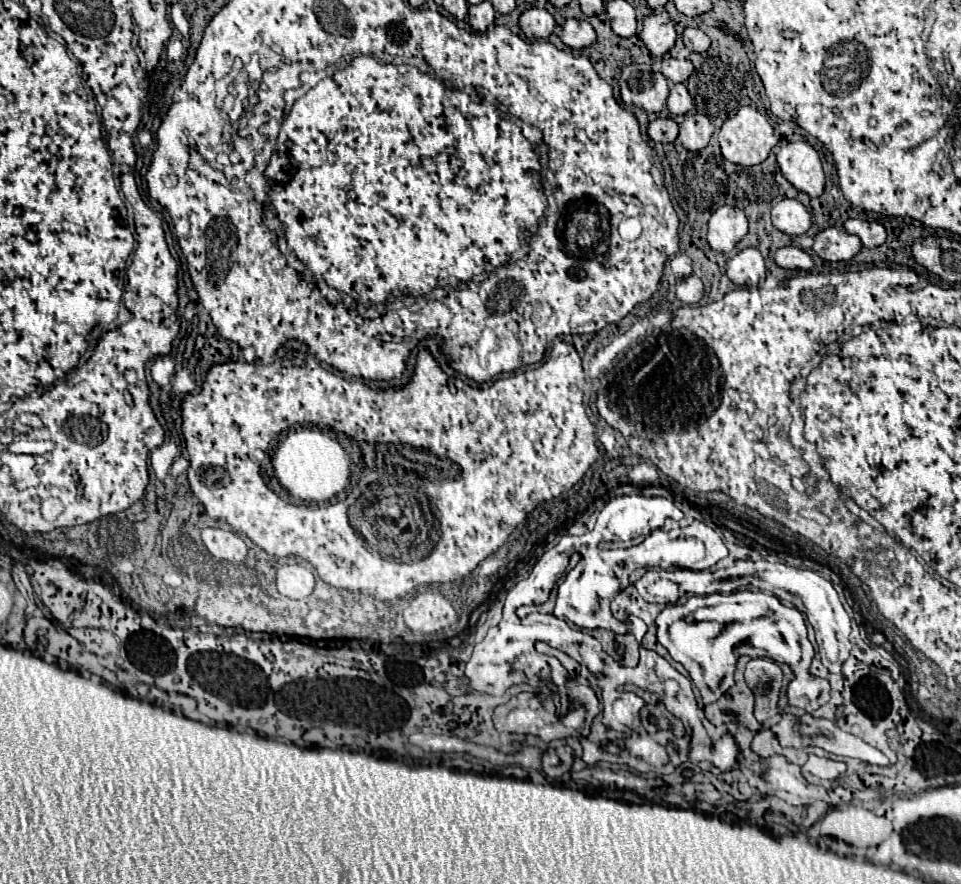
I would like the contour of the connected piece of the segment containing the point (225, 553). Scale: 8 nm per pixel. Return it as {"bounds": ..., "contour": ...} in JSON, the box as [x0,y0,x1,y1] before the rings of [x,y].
{"bounds":[201,528,247,562],"contour":[[[205,528],[201,532],[201,540],[203,540],[205,548],[211,552],[211,556],[215,556],[217,560],[243,562],[247,556],[245,542],[231,530]]]}

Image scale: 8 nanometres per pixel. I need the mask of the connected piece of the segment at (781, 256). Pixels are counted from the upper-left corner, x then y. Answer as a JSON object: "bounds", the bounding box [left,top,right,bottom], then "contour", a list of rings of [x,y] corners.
{"bounds":[773,246,813,272],"contour":[[[785,246],[785,248],[779,248],[773,256],[775,264],[785,268],[785,270],[803,270],[803,272],[809,272],[813,268],[813,260],[811,256],[801,250],[801,248],[795,248],[795,246]]]}

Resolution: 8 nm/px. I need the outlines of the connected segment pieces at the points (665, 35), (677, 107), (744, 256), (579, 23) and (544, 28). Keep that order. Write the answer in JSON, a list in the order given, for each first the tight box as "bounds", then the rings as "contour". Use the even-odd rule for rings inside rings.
[{"bounds":[641,10,675,56],"contour":[[[655,10],[643,22],[641,40],[653,56],[663,56],[675,46],[675,24],[665,10]]]},{"bounds":[667,84,693,116],"contour":[[[673,84],[671,86],[671,94],[667,98],[667,110],[673,116],[687,114],[687,112],[693,110],[693,100],[691,100],[685,84]]]},{"bounds":[727,248,767,286],"contour":[[[745,248],[745,250],[741,250],[739,254],[735,254],[729,262],[727,262],[727,278],[733,282],[733,284],[737,284],[737,286],[757,286],[759,284],[759,280],[765,280],[765,272],[767,272],[767,268],[765,268],[765,262],[763,262],[763,256],[761,256],[761,252],[757,250],[757,248]]]},{"bounds":[561,18,595,50],"contour":[[[569,18],[561,28],[561,40],[573,50],[583,50],[595,42],[595,30],[587,20]]]},{"bounds":[519,8,555,40],"contour":[[[529,8],[521,14],[519,28],[531,40],[547,40],[555,30],[555,20],[545,8]]]}]

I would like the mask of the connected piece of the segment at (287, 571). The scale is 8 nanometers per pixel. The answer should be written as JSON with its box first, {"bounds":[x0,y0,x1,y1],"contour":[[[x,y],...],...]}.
{"bounds":[277,564,315,600],"contour":[[[283,564],[277,570],[277,590],[279,594],[299,600],[313,592],[315,588],[315,576],[309,568],[303,564]]]}

